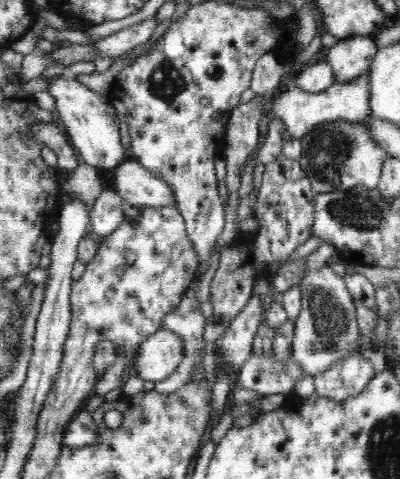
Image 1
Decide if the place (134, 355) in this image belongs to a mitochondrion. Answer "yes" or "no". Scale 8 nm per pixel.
no

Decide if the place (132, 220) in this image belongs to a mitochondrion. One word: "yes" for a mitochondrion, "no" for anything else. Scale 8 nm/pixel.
no

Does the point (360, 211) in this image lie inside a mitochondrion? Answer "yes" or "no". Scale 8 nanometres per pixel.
yes

